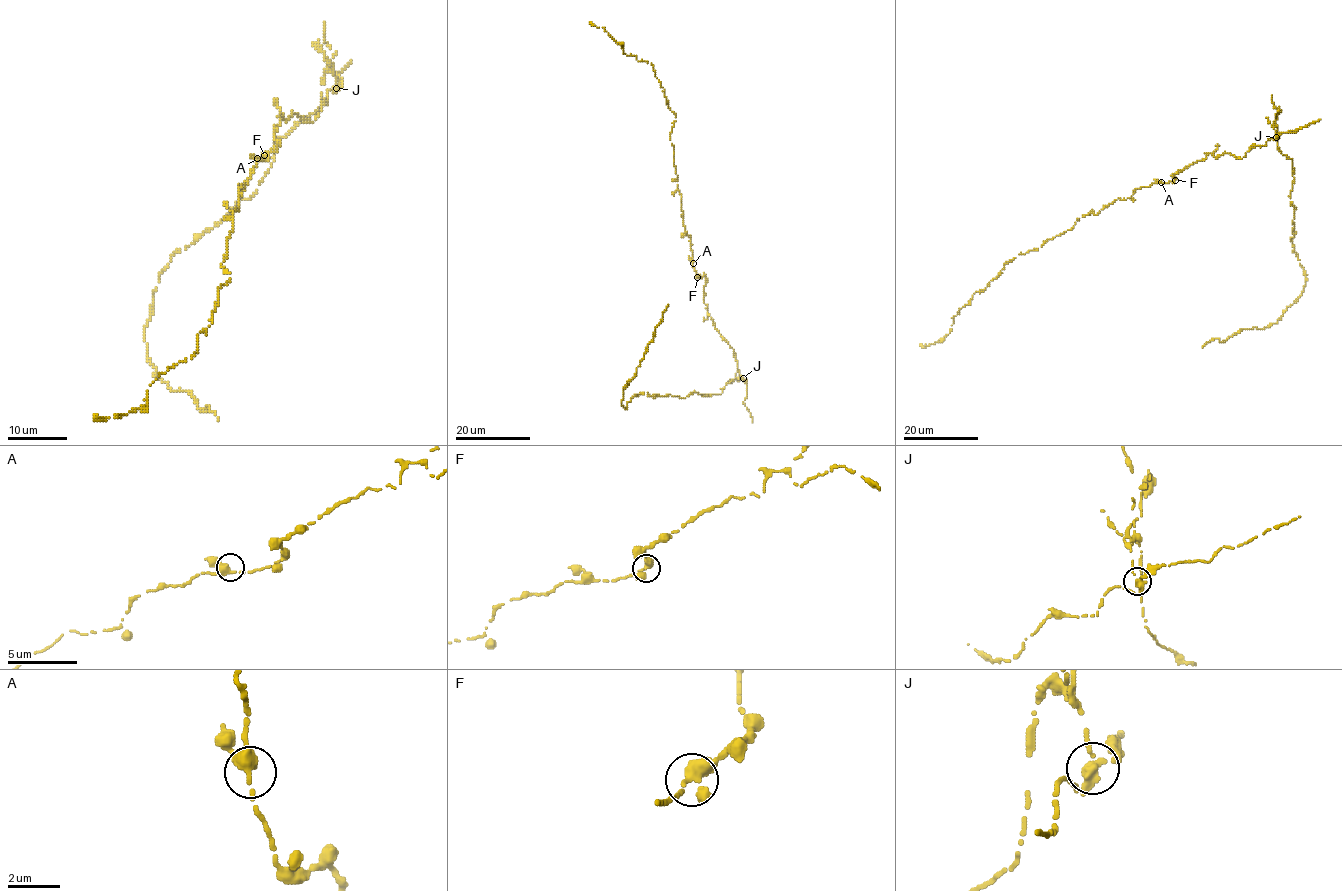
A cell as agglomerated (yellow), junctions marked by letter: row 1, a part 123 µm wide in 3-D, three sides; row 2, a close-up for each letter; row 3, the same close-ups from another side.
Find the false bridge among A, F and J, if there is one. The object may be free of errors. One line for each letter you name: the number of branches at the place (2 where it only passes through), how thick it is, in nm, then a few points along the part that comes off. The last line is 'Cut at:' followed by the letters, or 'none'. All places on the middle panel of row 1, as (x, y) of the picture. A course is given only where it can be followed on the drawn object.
J: 3 | 280 nm | (743, 378), (733, 380), (721, 394), (639, 394), (624, 407), (624, 388), (668, 304)
Cut at: J

